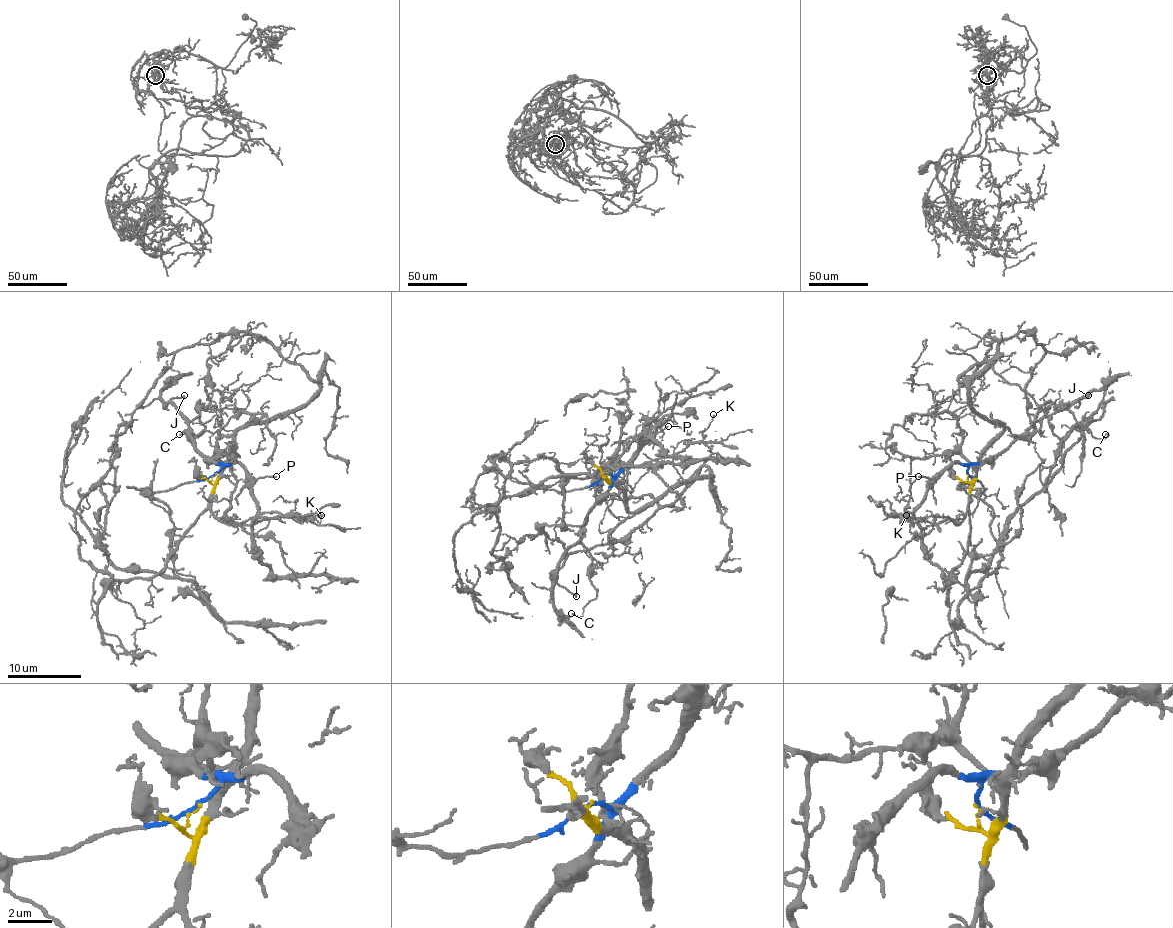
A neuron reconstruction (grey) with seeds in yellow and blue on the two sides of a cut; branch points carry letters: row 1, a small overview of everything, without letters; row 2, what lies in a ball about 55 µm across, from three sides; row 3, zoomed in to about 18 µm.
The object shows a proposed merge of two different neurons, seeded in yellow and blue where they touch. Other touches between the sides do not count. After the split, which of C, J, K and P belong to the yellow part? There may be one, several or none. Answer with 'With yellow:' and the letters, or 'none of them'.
With yellow: K

